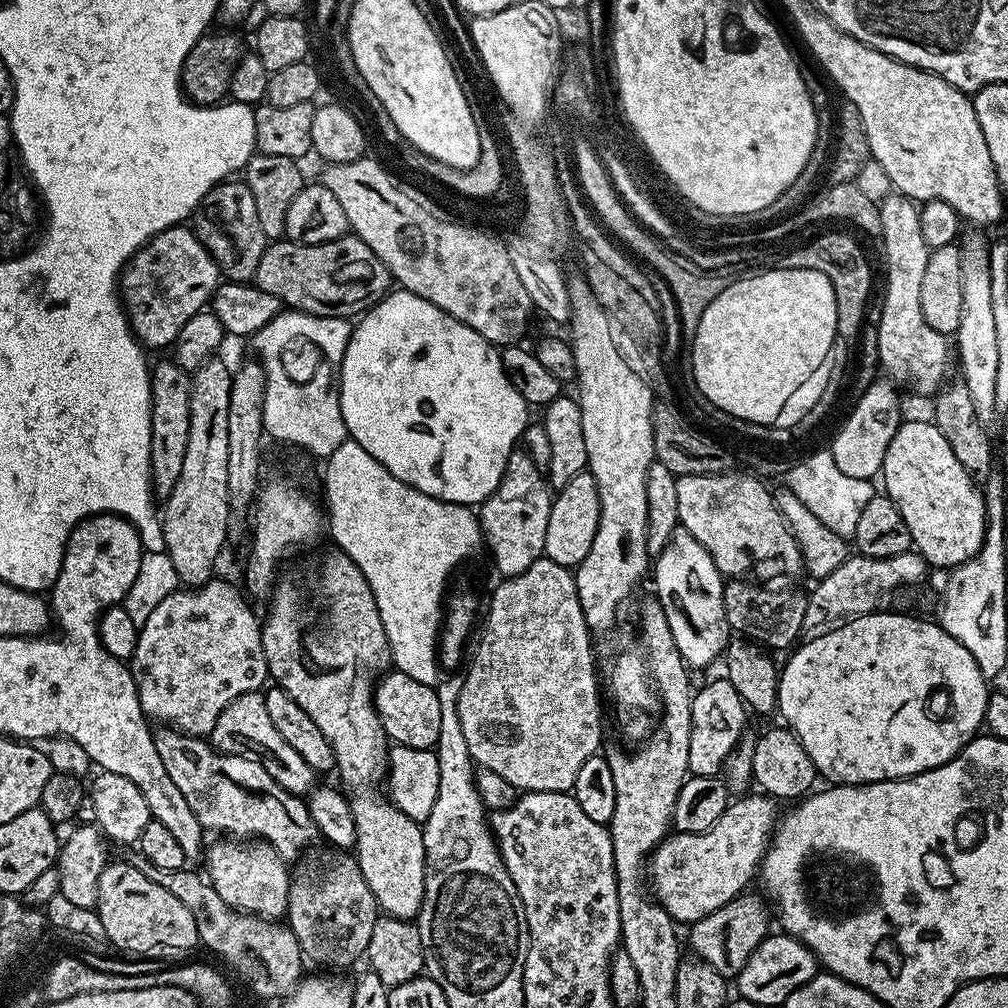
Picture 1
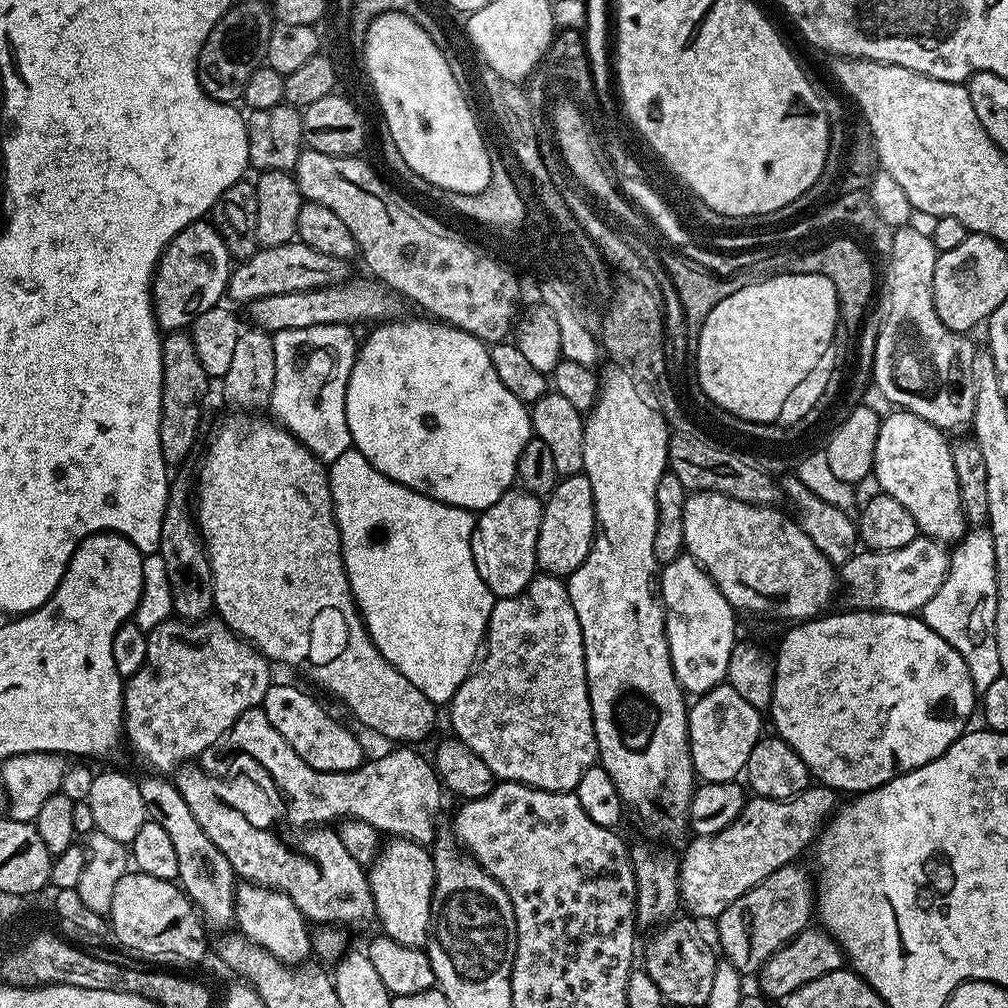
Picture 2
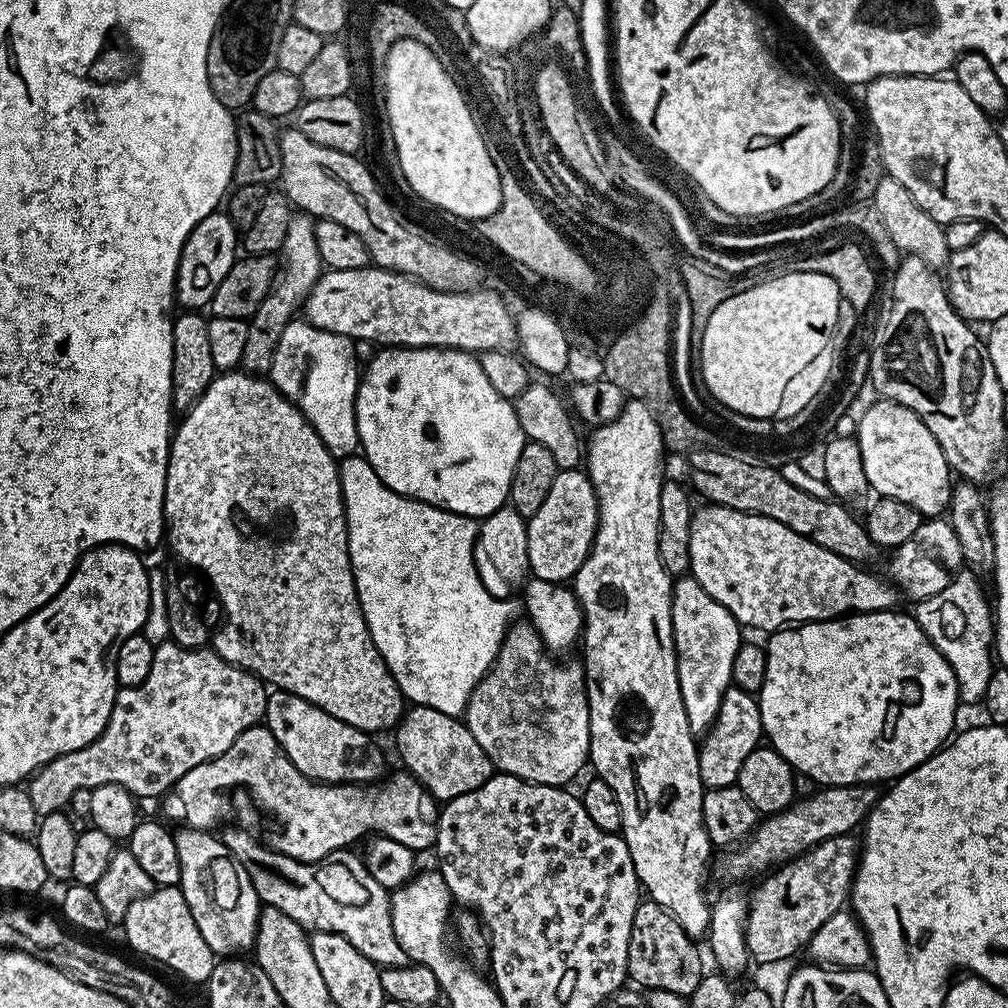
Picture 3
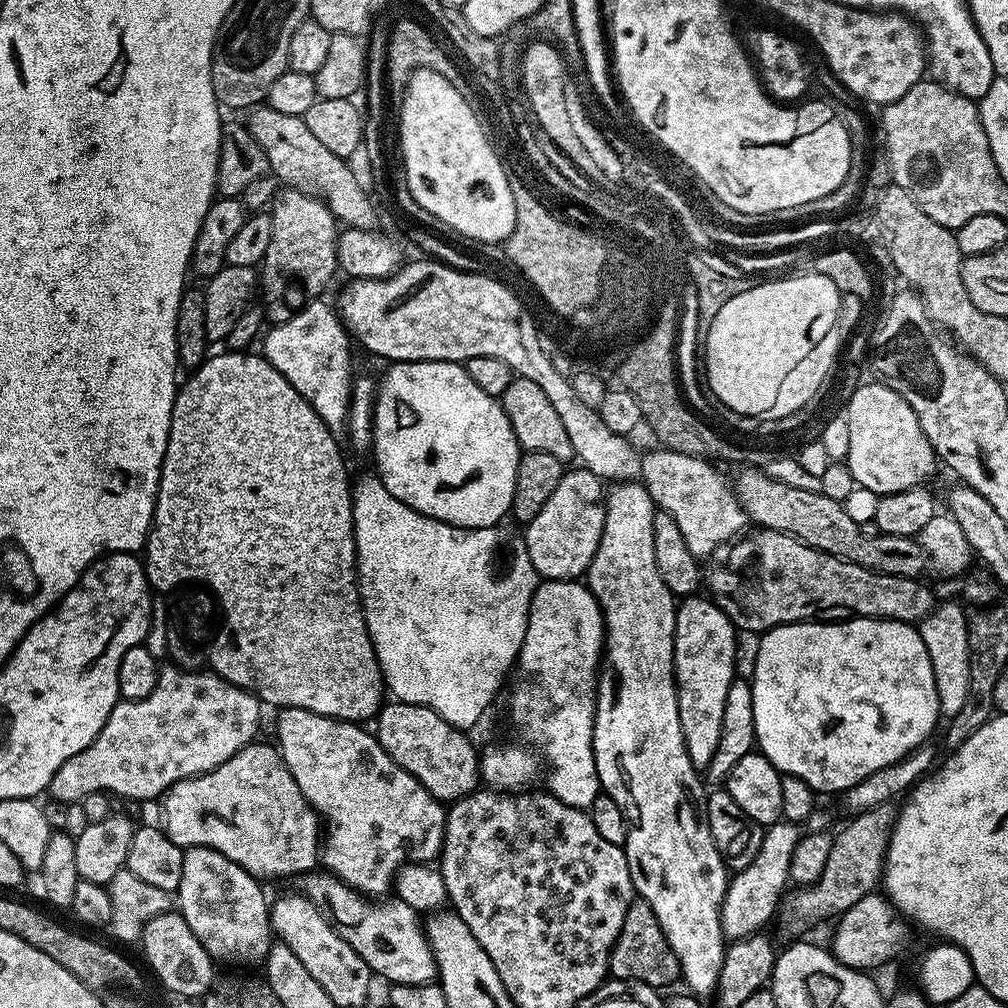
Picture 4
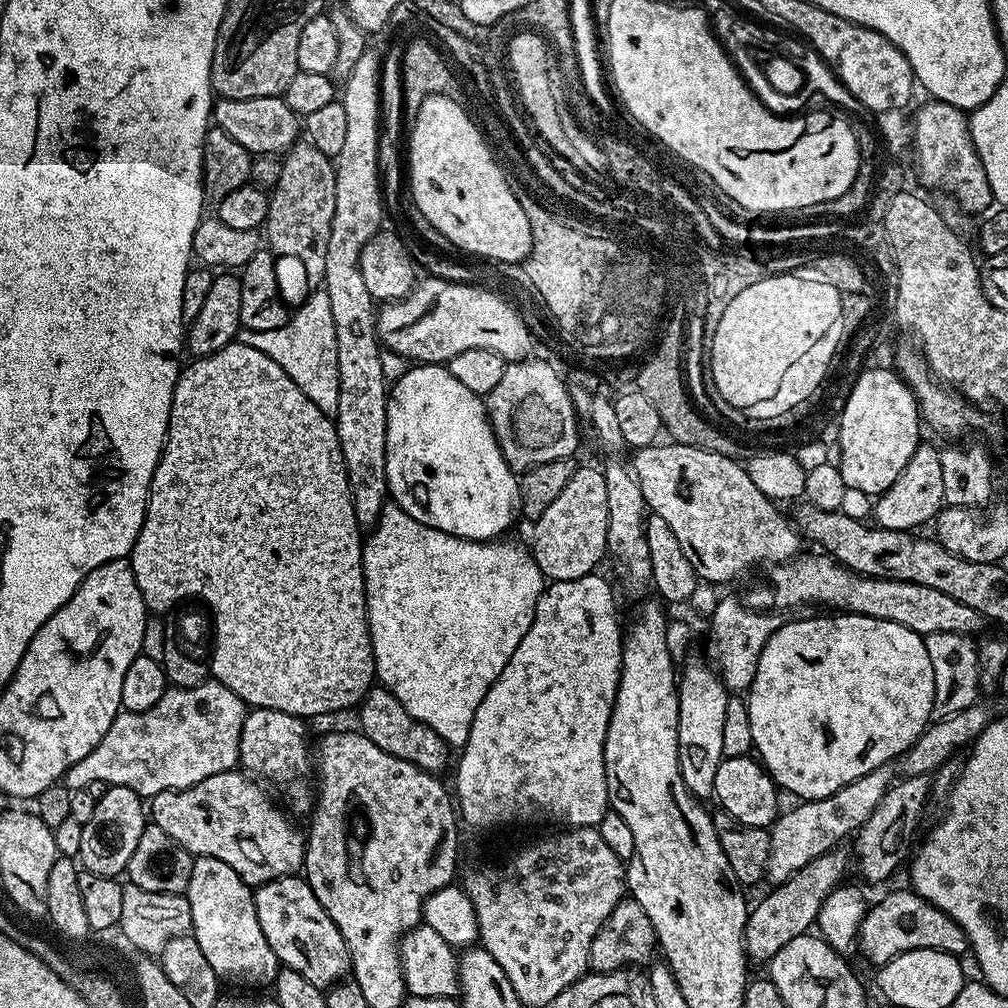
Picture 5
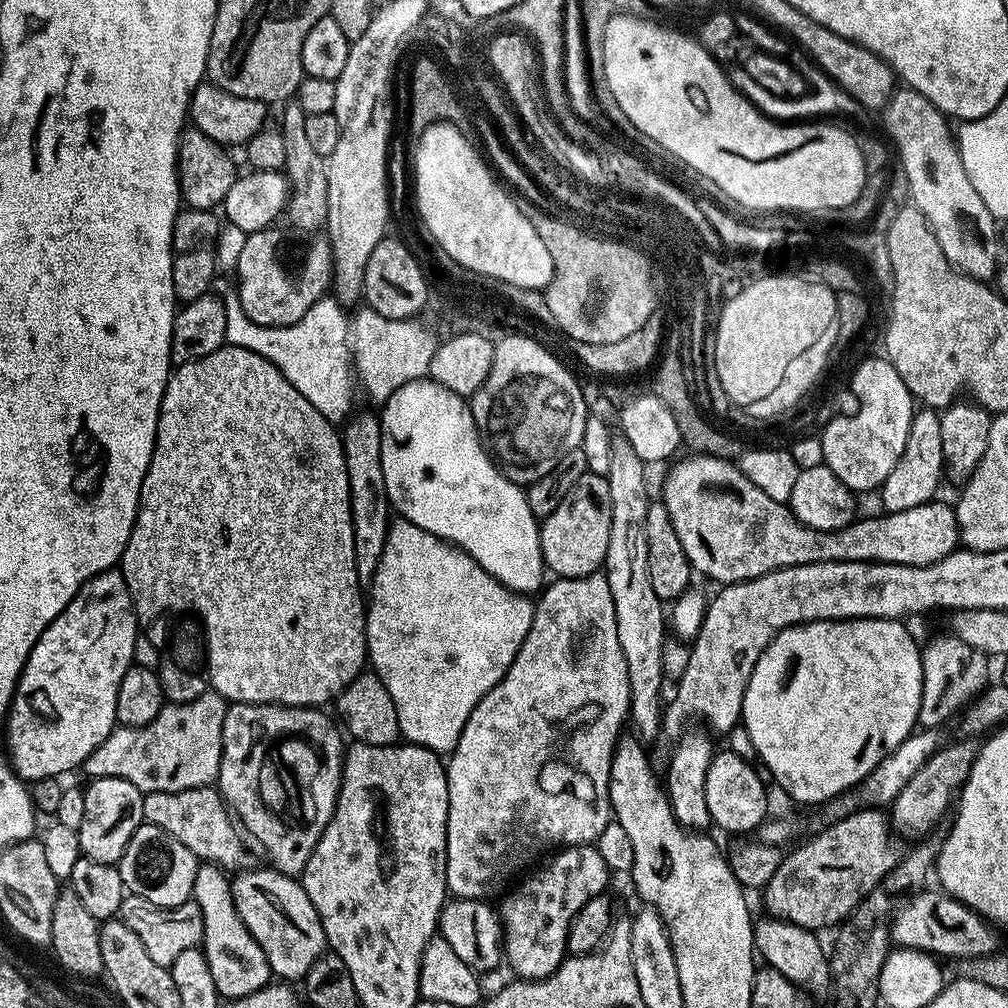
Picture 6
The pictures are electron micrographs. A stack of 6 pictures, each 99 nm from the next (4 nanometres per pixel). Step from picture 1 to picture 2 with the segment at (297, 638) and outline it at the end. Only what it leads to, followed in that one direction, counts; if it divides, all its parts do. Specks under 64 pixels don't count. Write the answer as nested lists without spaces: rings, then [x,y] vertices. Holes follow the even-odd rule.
[[[389,839],[379,849],[367,873],[376,907],[375,919],[380,920],[384,927],[381,928],[383,935],[402,942],[404,946],[424,948],[428,943],[428,923],[434,890],[434,862],[431,851],[425,845],[415,844],[412,840]]]

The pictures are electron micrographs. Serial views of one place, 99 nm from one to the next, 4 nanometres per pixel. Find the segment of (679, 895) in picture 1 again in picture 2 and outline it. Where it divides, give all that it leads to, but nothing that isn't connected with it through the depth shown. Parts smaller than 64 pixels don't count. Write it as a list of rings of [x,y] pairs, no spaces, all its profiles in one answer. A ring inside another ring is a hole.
[[[810,786],[806,790],[799,792],[797,796],[791,796],[789,800],[775,800],[774,798],[766,798],[765,796],[753,795],[751,799],[744,805],[744,809],[738,814],[738,818],[734,818],[734,822],[730,822],[730,826],[726,826],[726,830],[722,830],[713,836],[696,836],[688,844],[688,849],[681,855],[678,860],[678,871],[680,874],[680,899],[685,909],[689,908],[691,915],[696,918],[700,916],[709,916],[715,918],[722,914],[722,910],[726,910],[726,906],[730,906],[730,902],[734,902],[734,898],[742,898],[742,894],[746,894],[746,890],[750,890],[754,886],[758,886],[758,882],[762,882],[762,878],[766,878],[770,874],[774,874],[774,870],[778,870],[782,866],[793,863],[804,852],[804,847],[811,845],[819,836],[821,828],[828,823],[833,812],[838,807],[838,793],[834,788],[825,788],[823,786]]]

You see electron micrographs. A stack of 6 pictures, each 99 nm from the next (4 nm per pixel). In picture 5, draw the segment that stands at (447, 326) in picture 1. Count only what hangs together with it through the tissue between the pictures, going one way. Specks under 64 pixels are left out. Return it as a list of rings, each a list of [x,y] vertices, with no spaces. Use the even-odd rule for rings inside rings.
[[[417,363],[409,372],[404,372],[396,380],[396,385],[391,385],[388,394],[388,413],[386,414],[386,478],[388,479],[388,491],[391,499],[410,518],[418,518],[431,528],[442,530],[446,534],[461,536],[464,540],[491,541],[499,532],[504,532],[512,524],[512,519],[517,519],[518,505],[520,503],[520,486],[517,473],[504,460],[504,455],[500,449],[500,443],[496,441],[496,436],[492,433],[492,424],[488,421],[488,409],[485,401],[474,394],[474,390],[466,390],[454,374],[450,374],[448,367],[442,364],[421,364]]]

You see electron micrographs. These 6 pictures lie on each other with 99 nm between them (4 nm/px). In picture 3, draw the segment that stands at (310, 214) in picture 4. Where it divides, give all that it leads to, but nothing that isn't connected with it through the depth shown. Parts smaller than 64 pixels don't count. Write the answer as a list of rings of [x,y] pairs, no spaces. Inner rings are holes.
[[[307,214],[293,215],[290,230],[286,230],[286,242],[278,253],[279,259],[282,261],[278,268],[278,279],[266,294],[266,298],[262,298],[258,310],[254,310],[254,314],[248,320],[246,346],[240,359],[245,372],[271,373],[274,350],[278,350],[278,341],[282,339],[282,330],[286,330],[286,326],[292,323],[294,317],[301,311],[305,298],[325,271],[322,258],[318,254],[318,238],[314,236],[315,229],[316,220],[313,217]]]

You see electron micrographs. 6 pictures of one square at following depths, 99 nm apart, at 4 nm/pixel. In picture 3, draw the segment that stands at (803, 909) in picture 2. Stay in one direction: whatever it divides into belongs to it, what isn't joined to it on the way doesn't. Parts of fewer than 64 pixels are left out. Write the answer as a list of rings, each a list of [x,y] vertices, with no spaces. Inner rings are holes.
[[[849,834],[816,844],[801,856],[769,871],[763,877],[765,880],[751,892],[748,902],[744,937],[749,957],[755,963],[757,960],[760,964],[776,964],[779,960],[790,959],[799,948],[801,951],[814,930],[849,903],[857,863],[858,840]]]

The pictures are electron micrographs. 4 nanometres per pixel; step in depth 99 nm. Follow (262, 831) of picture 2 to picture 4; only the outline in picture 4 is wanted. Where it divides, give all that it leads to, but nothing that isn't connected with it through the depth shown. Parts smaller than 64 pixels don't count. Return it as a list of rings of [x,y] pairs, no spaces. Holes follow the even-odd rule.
[[[313,870],[299,877],[299,891],[328,919],[340,937],[366,962],[377,977],[389,985],[418,986],[437,979],[436,959],[428,944],[425,929],[418,913],[397,898],[377,902],[343,884],[327,870]]]

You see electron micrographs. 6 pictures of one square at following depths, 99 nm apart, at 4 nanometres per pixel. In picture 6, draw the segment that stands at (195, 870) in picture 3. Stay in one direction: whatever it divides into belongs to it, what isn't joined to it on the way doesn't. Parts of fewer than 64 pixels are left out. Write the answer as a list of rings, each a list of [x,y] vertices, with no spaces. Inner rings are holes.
[[[211,862],[201,863],[196,869],[192,900],[198,910],[202,910],[202,951],[210,966],[210,974],[214,974],[214,986],[225,1001],[241,1000],[243,996],[268,987],[273,974],[262,946],[258,946],[254,934],[250,934],[238,914],[229,877],[224,876],[227,876],[225,869]]]

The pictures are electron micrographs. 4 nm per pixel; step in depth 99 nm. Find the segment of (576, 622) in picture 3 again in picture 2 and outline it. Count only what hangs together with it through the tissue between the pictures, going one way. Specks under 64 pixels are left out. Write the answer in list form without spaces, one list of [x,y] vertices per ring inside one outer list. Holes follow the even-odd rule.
[[[520,488],[504,492],[503,498],[483,509],[472,532],[475,568],[497,599],[516,597],[537,573],[537,538],[541,529],[543,501]]]

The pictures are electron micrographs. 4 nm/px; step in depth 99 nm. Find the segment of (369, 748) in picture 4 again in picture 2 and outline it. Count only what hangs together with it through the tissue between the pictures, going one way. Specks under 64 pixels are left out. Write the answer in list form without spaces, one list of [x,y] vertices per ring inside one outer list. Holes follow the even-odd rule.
[[[273,682],[264,695],[263,710],[270,718],[270,726],[294,746],[294,754],[314,770],[323,772],[349,772],[364,763],[366,753],[360,740],[340,720],[335,720],[314,697],[292,684]]]

